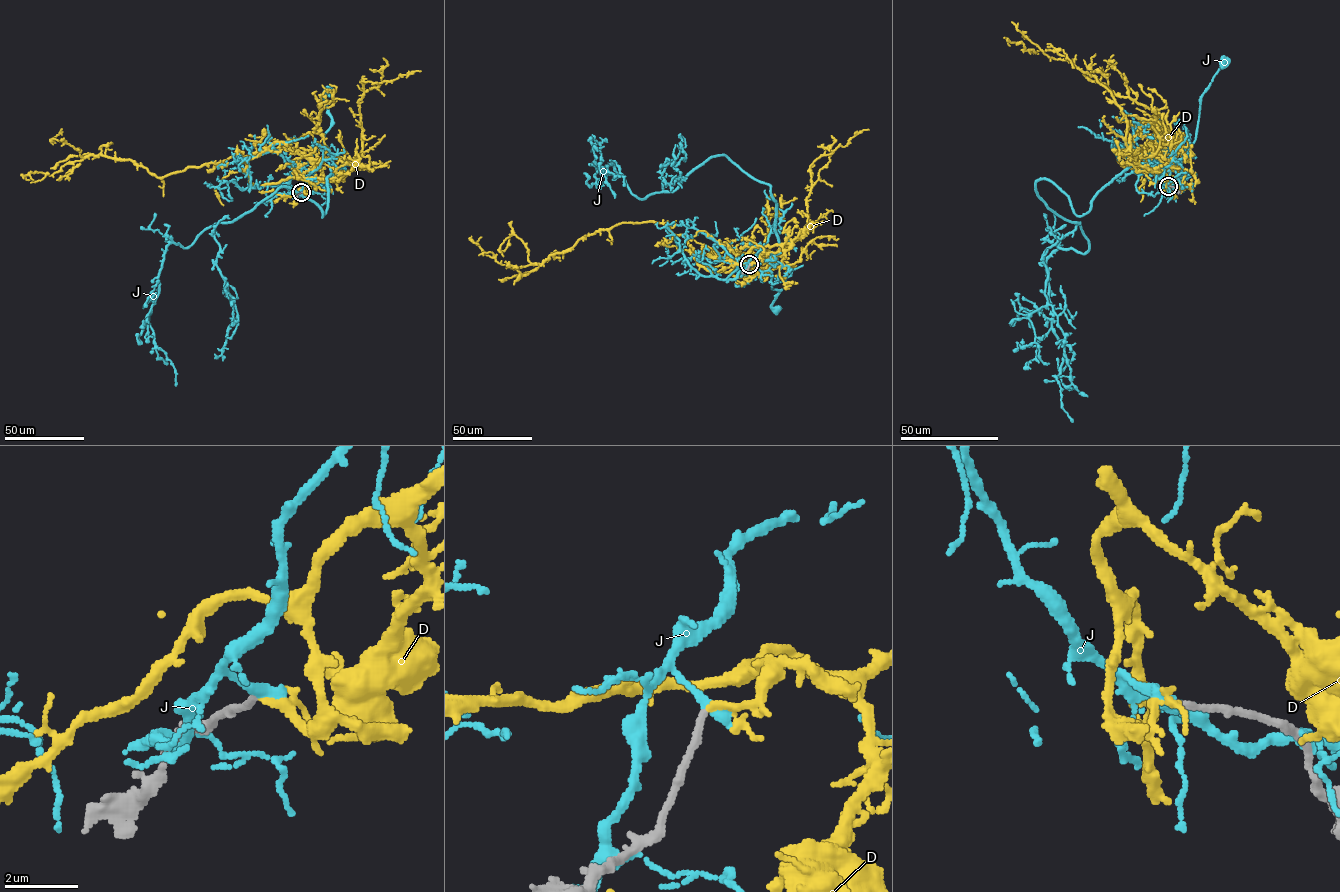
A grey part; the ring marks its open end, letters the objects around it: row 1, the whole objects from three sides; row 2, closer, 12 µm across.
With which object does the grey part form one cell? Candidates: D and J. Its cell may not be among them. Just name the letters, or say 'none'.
D

